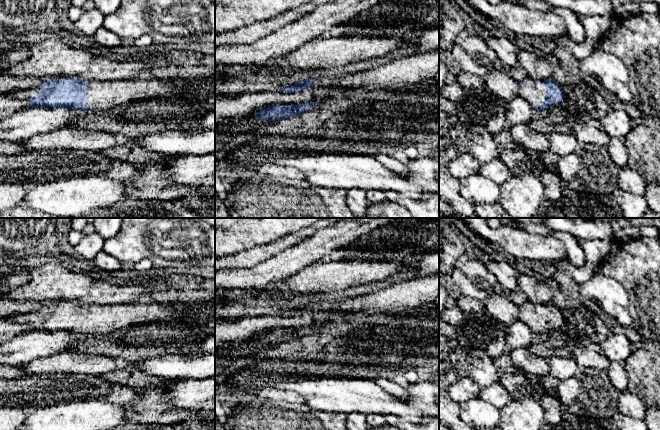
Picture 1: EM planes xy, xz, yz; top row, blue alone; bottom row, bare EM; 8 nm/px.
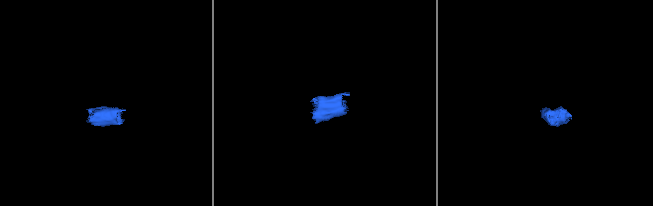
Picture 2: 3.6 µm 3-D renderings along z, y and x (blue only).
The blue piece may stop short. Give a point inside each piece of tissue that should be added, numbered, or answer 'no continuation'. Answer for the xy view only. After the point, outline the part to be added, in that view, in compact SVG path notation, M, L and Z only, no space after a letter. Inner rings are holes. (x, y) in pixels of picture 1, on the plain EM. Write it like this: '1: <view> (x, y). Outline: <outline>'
1: xy (101, 318). Outline: M171 303L88 305L87 332L101 335L134 325L172 322L179 315Z

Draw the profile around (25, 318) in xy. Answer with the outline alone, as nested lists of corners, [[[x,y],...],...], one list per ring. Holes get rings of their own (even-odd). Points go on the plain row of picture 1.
[[[36,310],[29,313],[15,313],[8,317],[13,322],[23,323],[24,325],[29,325],[32,321],[37,321],[40,319],[41,311]]]

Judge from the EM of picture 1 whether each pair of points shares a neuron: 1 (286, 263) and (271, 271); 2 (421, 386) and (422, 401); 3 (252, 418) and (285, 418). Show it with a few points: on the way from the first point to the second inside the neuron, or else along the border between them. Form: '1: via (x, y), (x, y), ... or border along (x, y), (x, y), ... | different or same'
1: via (282, 265), (275, 269) | same
2: via (422, 390), (422, 397) | same
3: via (260, 418), (277, 418) | same

